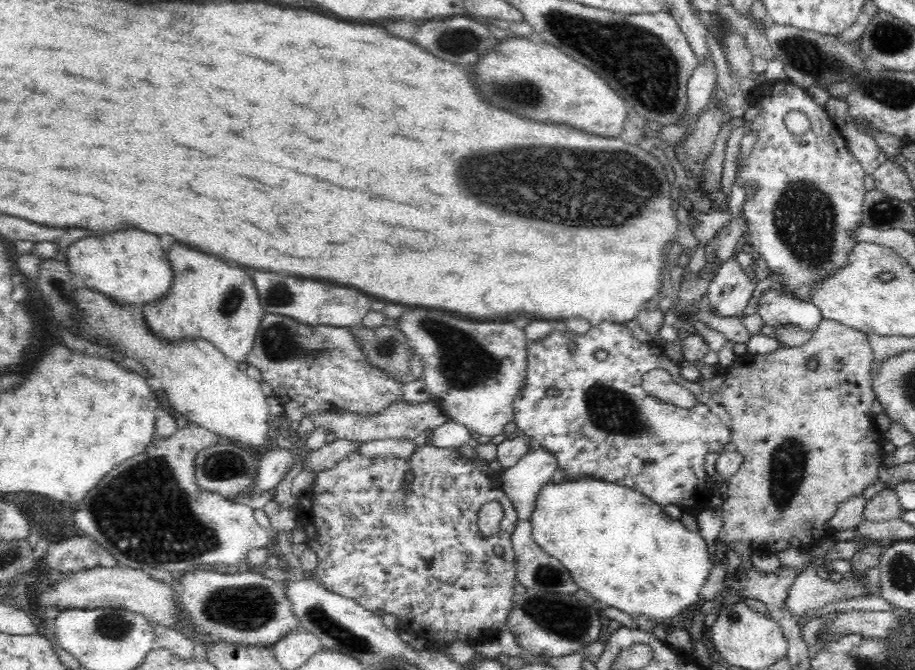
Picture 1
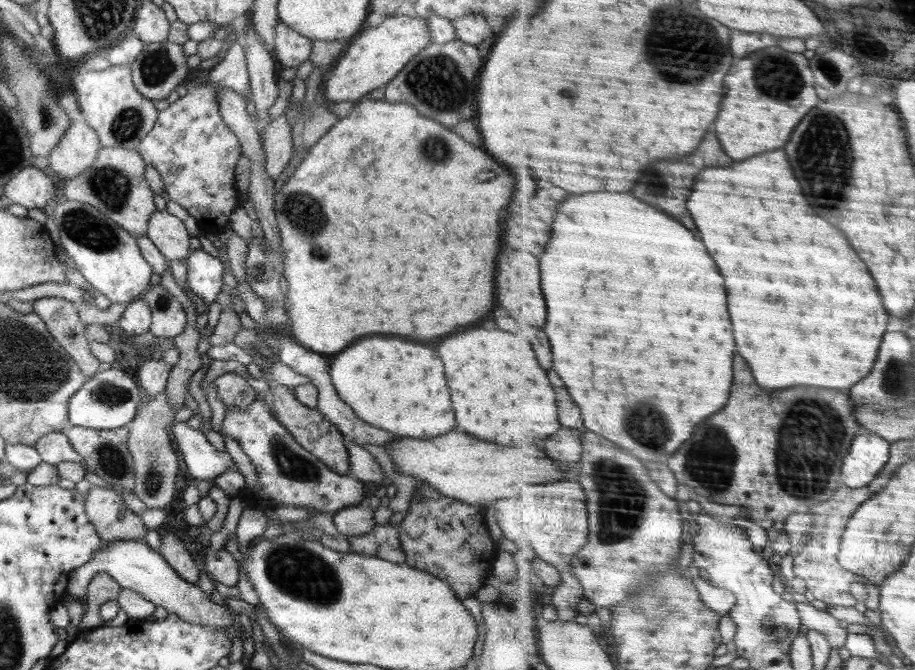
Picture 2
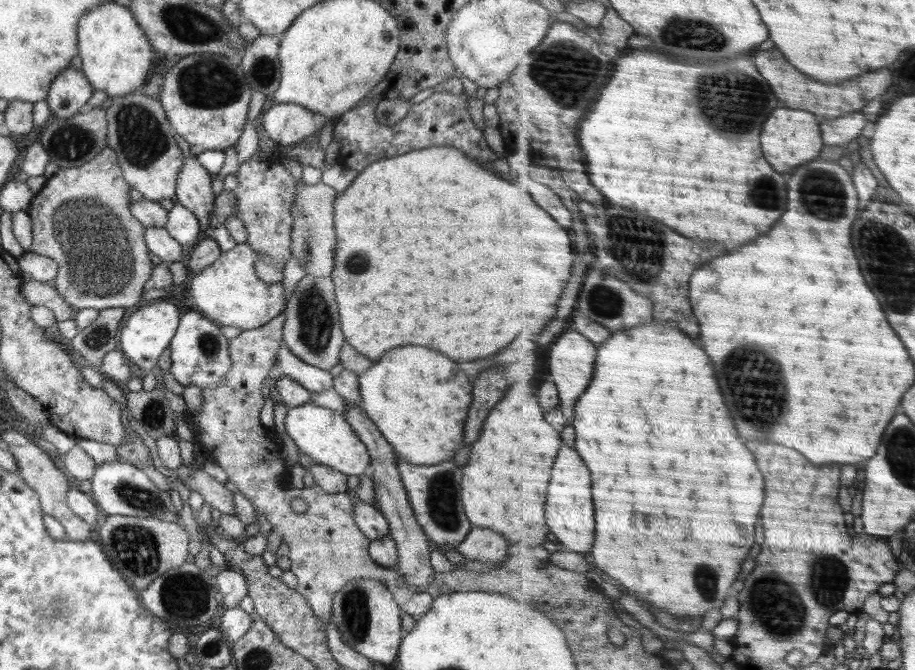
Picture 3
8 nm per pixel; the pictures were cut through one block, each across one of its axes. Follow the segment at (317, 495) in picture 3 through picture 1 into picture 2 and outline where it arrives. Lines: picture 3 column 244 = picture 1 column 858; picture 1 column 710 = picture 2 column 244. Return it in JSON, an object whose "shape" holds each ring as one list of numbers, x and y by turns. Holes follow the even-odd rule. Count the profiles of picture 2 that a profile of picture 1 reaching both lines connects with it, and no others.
{"shape":[[229,372,218,376,212,384,216,385,216,392,224,406,235,408,249,408,255,401,256,391,248,382,235,372]]}

